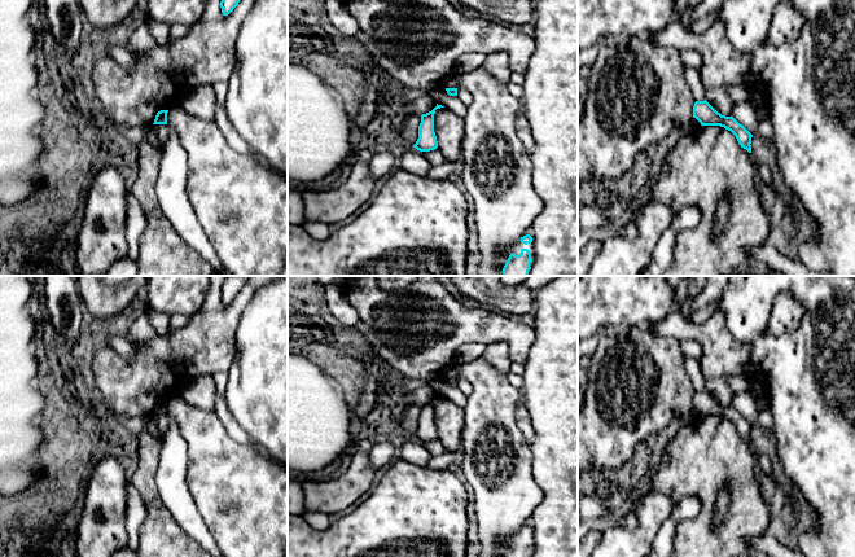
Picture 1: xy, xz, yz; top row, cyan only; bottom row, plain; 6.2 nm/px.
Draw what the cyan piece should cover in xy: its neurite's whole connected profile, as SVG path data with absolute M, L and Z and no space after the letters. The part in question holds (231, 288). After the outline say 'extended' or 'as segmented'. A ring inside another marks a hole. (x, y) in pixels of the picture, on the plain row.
M228 276L220 291L223 306L228 306L238 295L250 276Z; as segmented

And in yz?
M706 390L696 391L693 396L693 408L696 408L701 416L720 416L731 421L741 438L751 443L751 427L753 425L740 415L733 407L725 407L718 403Z; as segmented

